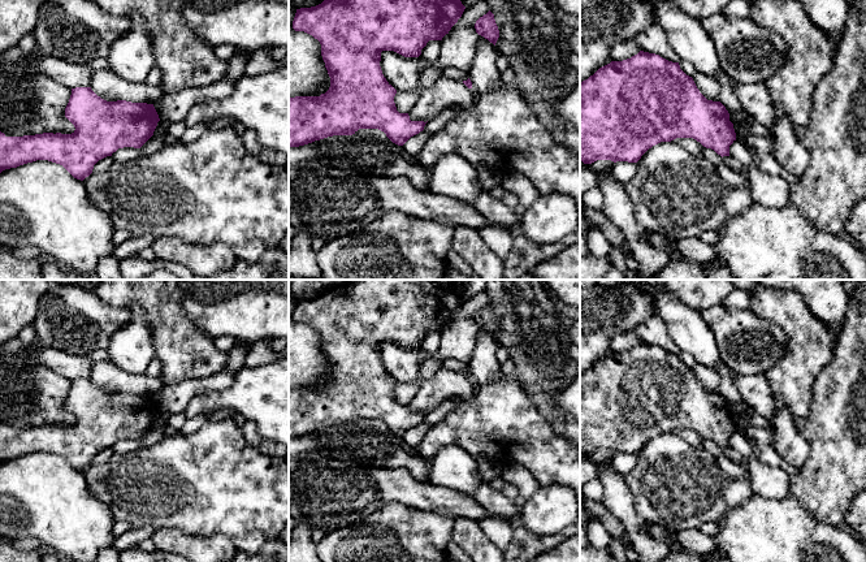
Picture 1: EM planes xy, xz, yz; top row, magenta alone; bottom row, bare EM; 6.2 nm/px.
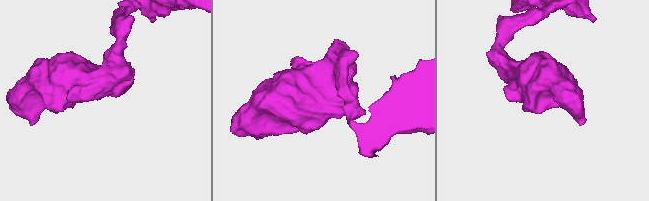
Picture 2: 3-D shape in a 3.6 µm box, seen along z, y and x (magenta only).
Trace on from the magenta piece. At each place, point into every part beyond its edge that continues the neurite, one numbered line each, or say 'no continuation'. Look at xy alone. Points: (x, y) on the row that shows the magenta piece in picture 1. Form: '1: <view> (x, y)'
no continuation

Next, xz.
no continuation

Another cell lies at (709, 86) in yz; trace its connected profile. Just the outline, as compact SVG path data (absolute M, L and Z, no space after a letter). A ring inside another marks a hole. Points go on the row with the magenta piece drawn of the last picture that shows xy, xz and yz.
M697 72L692 78L700 92L707 100L719 101L722 94L722 86L716 78L700 72Z

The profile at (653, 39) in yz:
M653 23L646 30L641 31L635 38L635 42L644 52L659 55L672 62L680 61L679 56L668 43L666 31L658 23Z

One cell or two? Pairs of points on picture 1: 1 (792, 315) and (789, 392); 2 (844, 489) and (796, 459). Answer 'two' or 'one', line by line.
1: one
2: two

